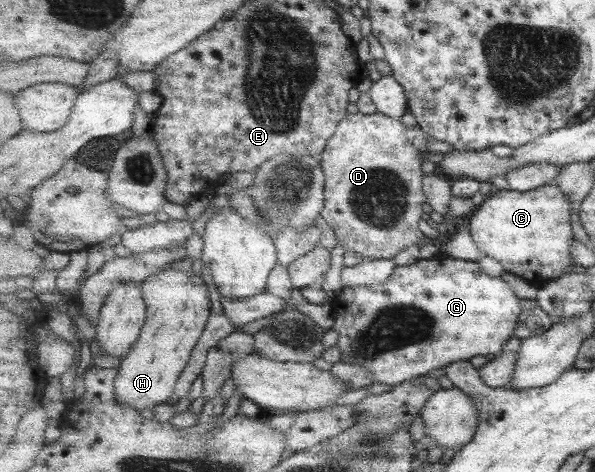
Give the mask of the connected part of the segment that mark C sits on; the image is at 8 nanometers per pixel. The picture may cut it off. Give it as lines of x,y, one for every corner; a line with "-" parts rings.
554,183
530,192
494,191
469,221
484,256
495,258
507,272
528,282
534,277
552,281
574,273
577,265
572,256
576,242
572,210
572,199

